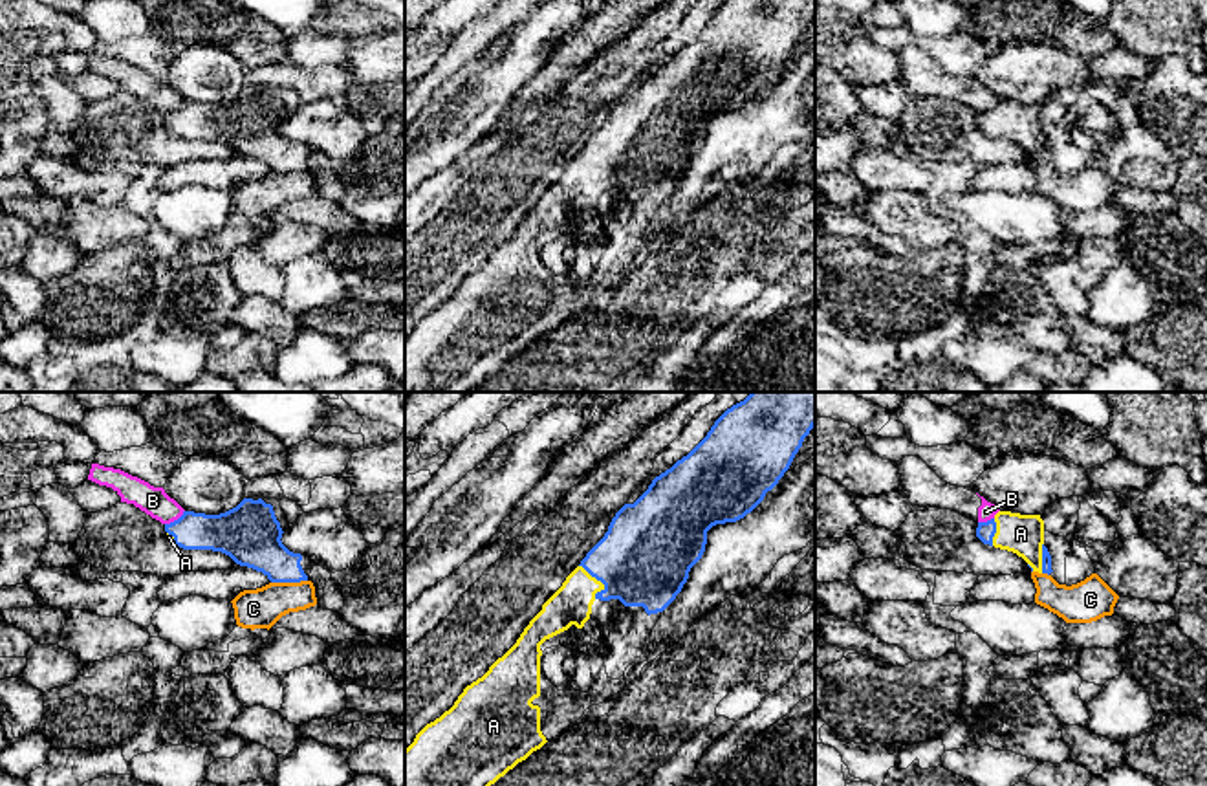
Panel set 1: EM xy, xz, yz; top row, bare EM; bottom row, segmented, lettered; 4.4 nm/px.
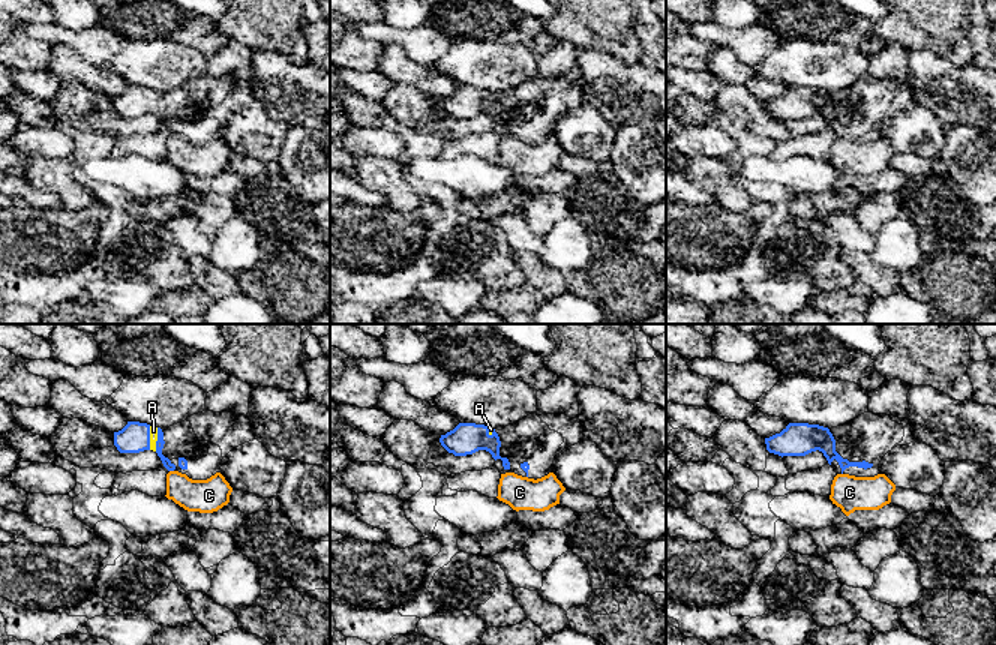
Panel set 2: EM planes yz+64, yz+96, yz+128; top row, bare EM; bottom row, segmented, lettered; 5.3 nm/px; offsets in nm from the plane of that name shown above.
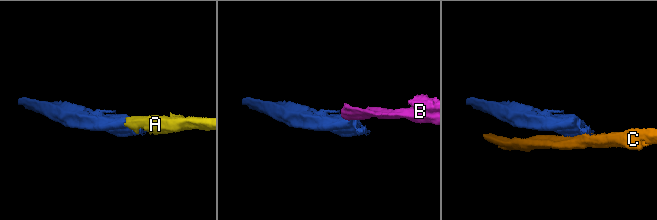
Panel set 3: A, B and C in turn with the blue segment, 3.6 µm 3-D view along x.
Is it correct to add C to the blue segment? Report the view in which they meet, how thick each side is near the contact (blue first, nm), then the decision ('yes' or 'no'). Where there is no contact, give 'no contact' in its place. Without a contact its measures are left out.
xy | 260/180 nm | no

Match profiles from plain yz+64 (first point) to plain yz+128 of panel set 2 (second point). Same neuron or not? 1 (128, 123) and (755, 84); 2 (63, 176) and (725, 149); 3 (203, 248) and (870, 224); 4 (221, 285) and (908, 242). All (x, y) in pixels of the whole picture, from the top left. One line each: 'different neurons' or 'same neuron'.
1: different neurons
2: different neurons
3: different neurons
4: different neurons

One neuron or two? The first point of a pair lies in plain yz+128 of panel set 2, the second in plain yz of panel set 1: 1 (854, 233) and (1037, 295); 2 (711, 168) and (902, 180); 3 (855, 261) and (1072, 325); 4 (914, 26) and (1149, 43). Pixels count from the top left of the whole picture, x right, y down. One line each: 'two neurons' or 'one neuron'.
1: two neurons
2: two neurons
3: one neuron
4: one neuron

